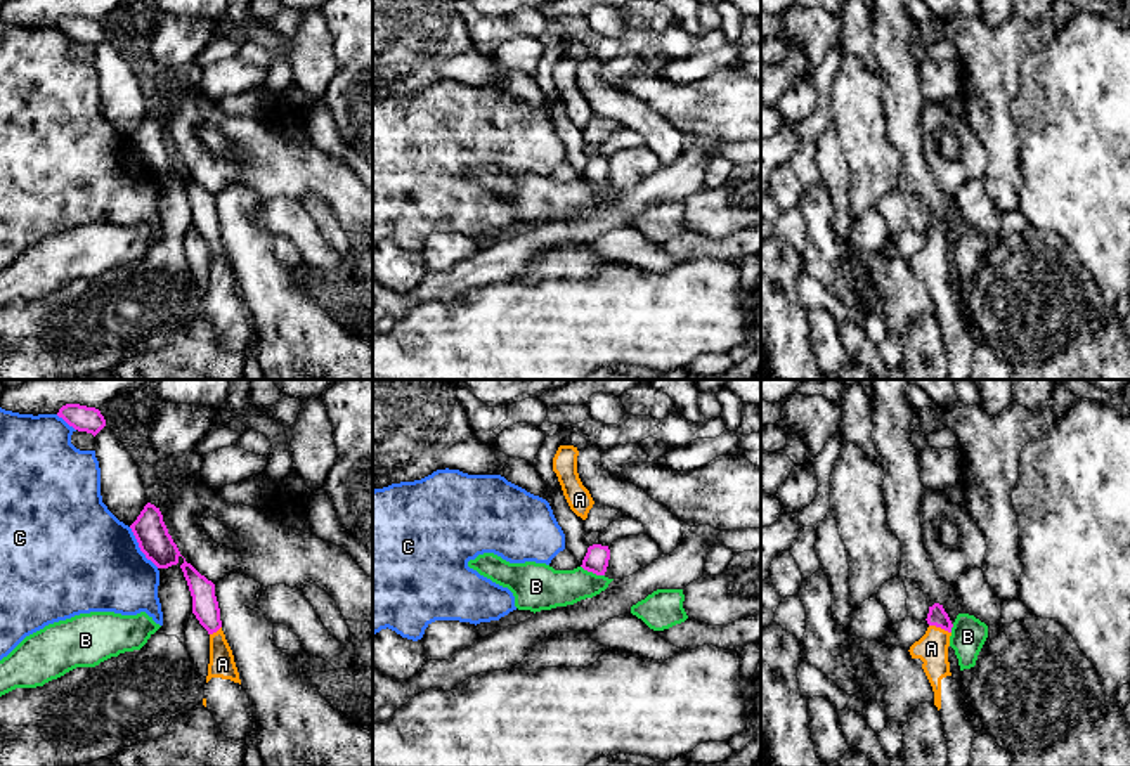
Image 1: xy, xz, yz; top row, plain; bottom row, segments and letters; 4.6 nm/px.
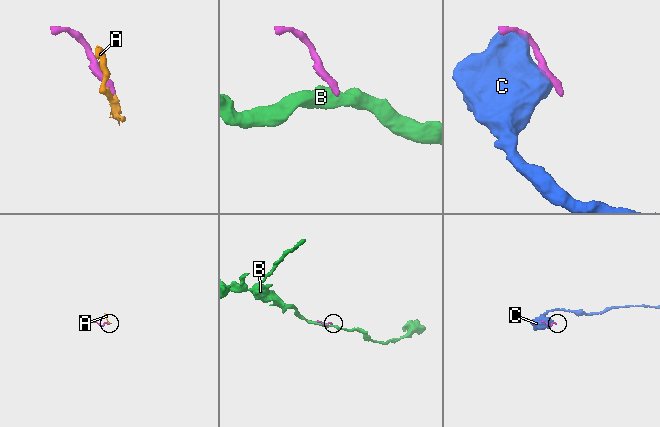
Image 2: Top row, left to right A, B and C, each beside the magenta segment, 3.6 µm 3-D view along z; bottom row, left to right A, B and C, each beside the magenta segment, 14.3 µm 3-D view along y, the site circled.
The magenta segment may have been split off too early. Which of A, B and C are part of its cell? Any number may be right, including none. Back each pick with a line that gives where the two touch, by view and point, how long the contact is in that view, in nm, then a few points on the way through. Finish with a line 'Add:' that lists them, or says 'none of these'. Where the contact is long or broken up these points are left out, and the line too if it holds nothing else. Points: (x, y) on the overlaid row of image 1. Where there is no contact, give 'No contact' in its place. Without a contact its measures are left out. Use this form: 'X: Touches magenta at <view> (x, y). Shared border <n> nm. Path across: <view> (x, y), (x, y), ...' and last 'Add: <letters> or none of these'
A: Touches magenta at yz (940, 626). Shared border 110 nm. Path across: yz (936, 616), (940, 626), (931, 649)
Add: A

